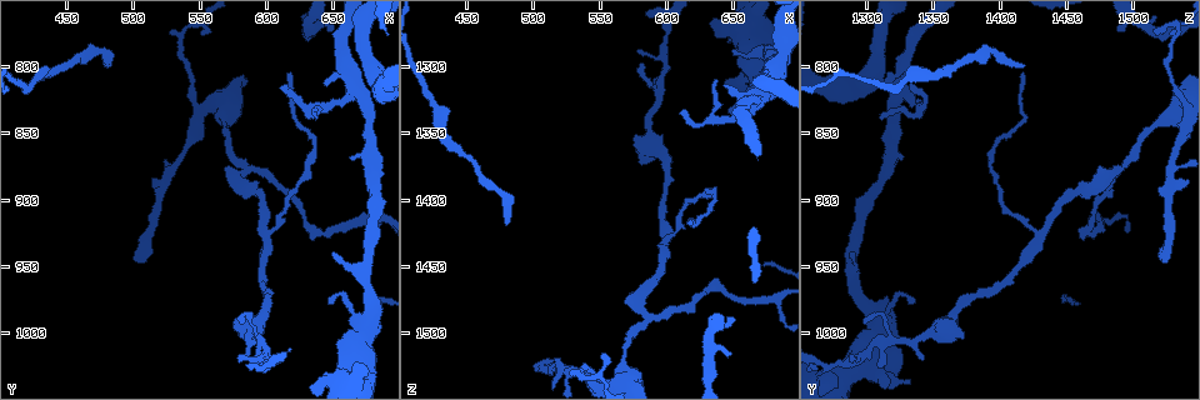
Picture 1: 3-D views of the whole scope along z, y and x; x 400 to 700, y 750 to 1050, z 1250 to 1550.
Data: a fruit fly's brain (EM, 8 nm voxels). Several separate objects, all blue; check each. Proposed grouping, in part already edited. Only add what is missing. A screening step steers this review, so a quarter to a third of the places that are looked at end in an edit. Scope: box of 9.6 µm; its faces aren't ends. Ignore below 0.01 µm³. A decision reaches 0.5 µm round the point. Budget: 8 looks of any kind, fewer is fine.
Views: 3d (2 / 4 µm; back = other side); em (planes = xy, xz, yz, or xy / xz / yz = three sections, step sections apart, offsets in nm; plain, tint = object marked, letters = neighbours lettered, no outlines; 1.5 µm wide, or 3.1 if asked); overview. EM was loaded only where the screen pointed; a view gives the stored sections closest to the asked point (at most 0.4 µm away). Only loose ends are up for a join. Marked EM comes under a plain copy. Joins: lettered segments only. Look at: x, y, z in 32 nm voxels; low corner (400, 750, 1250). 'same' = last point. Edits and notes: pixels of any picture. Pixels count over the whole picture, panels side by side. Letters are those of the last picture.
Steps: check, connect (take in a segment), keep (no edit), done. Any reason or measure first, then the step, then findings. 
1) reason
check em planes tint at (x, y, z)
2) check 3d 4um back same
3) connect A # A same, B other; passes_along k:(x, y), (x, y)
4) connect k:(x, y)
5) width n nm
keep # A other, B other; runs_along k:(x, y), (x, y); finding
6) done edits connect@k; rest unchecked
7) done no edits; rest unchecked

check 3d 2um at (578, 1018, 1288)

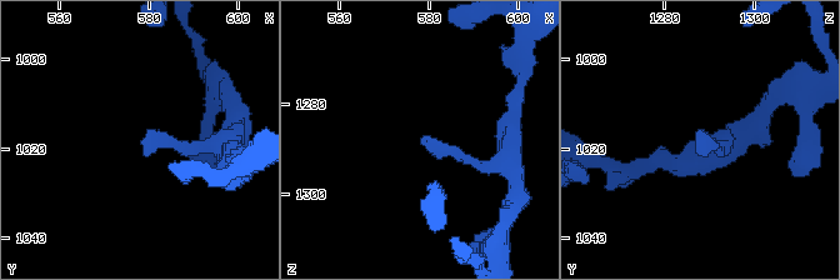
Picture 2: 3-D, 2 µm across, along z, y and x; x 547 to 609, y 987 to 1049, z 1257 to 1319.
check em planes tint at (579, 1019, 1287)

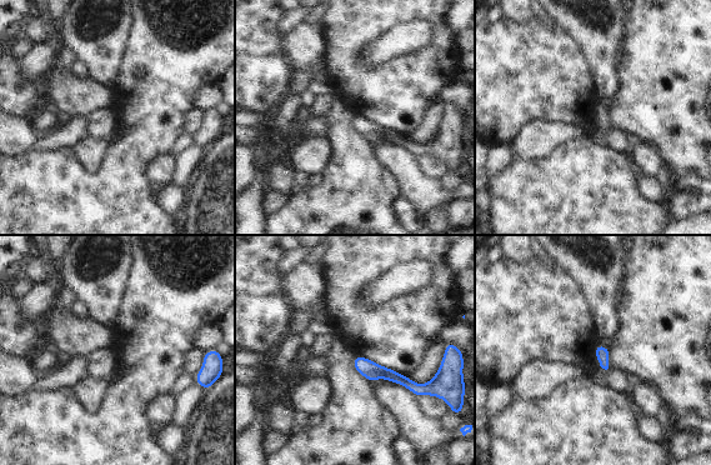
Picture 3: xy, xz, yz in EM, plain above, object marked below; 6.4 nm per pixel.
what lies round it
check em planes letters same

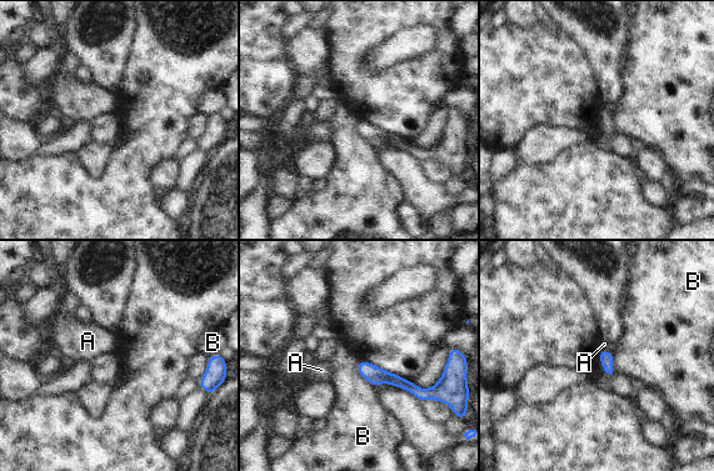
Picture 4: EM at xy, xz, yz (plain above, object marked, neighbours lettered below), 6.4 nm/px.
longest_contact B 220 nm
keep # A other, B other; border 4:(360, 359), (356, 370), (377, 389); none of them fits

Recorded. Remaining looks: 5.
check em xy step 4 tint at (650, 938, 1290)

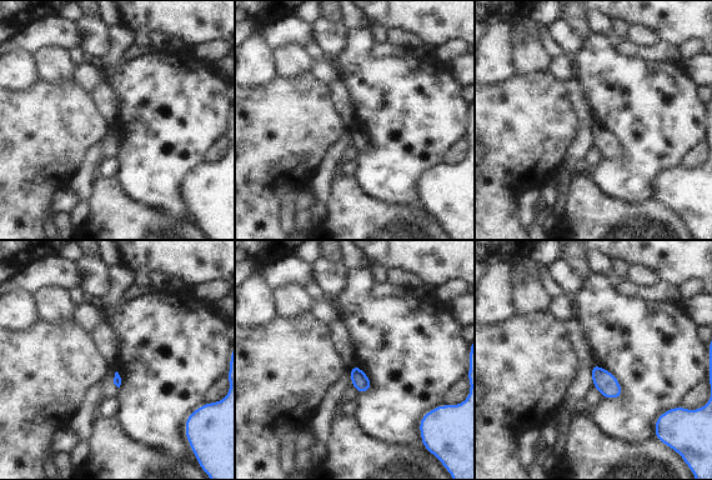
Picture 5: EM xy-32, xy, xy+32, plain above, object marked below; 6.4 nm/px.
cut it another way
check em planes letters same

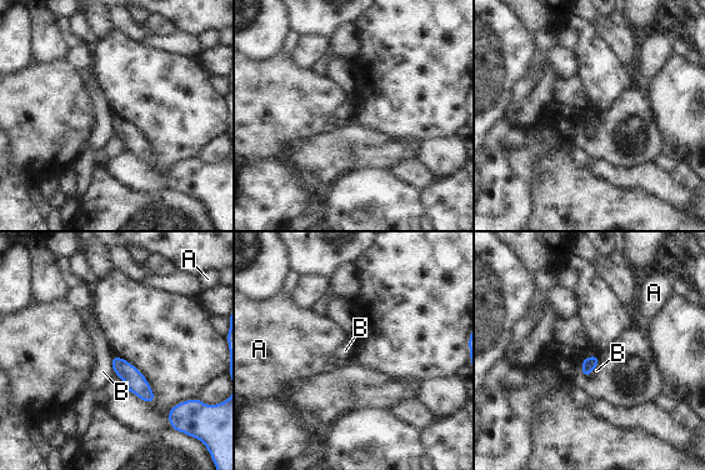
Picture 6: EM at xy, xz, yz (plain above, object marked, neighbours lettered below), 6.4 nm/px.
keep # A other, B other; no lettered segment goes on from it

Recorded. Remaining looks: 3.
free end
check 3d 4um back at (642, 816, 1312)

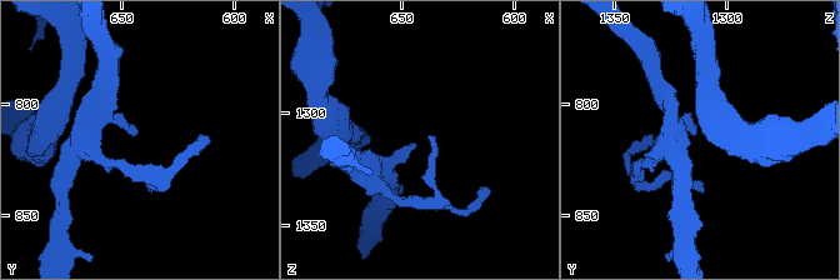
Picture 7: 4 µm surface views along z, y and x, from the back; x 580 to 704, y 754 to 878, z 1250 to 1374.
need the tissue
check em yz step 8 letters at (644, 814, 1314)

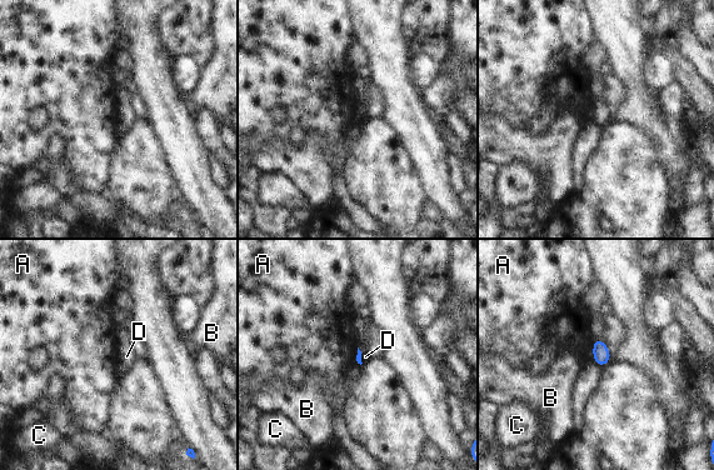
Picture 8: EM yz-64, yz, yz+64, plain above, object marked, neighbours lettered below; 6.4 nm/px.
check em planes letters same

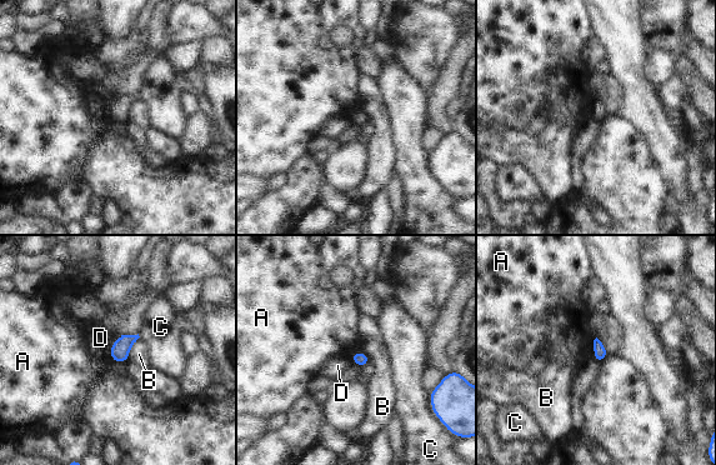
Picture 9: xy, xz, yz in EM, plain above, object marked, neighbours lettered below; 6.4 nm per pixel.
keep # A other, B other, C other, D other; none of them fits

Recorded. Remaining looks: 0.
done no edits; rest unchecked

